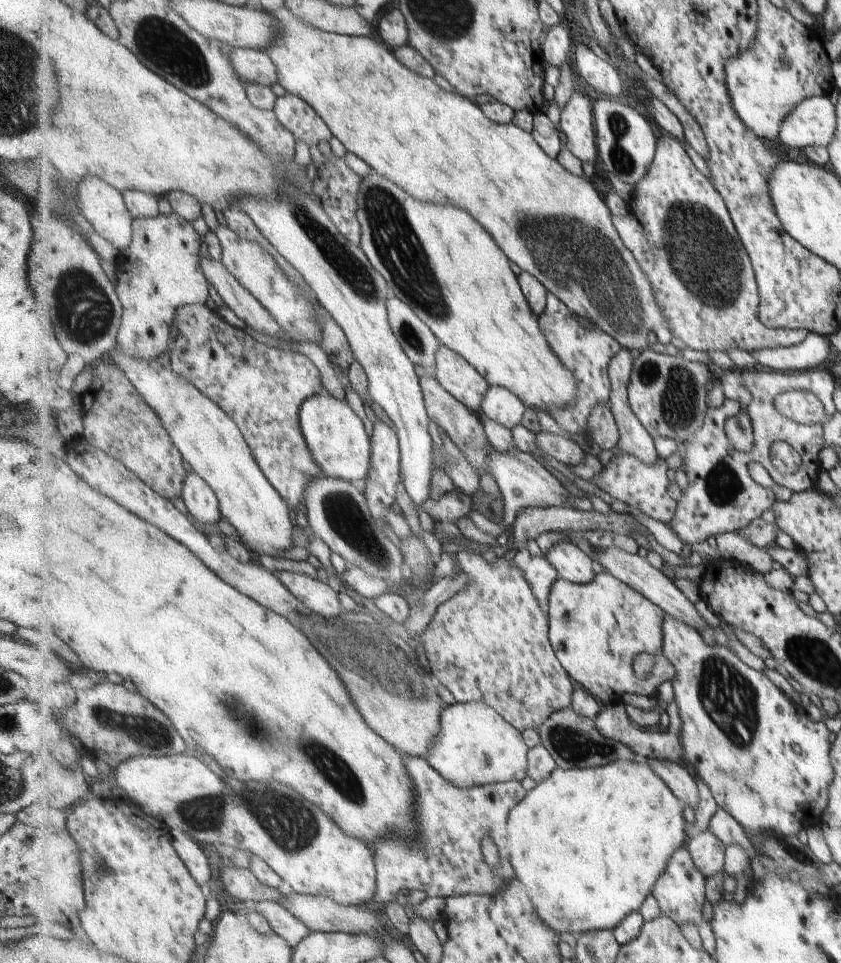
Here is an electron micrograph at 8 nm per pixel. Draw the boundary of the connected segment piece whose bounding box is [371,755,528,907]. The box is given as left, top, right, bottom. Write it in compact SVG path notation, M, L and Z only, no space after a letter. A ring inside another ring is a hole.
M405 756L406 767L410 770L418 786L416 811L420 822L418 842L411 843L400 837L388 837L381 841L375 850L378 888L372 899L372 907L397 900L401 890L422 890L428 896L458 897L463 895L494 895L516 876L516 870L510 860L508 850L508 824L511 809L514 809L526 796L528 790L519 781L491 783L485 786L463 788L449 782L427 759ZM491 837L497 847L502 862L497 869L486 861L482 846L483 841Z

